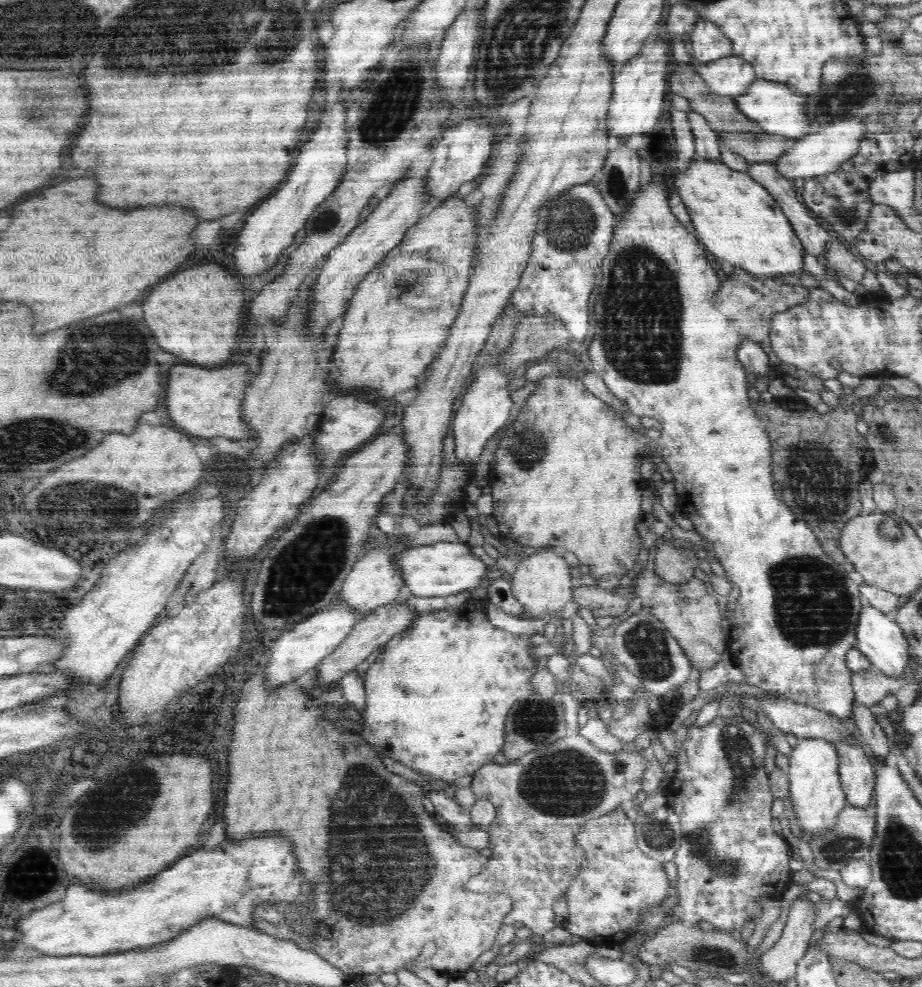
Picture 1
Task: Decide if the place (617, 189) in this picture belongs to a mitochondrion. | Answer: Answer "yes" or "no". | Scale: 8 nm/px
yes

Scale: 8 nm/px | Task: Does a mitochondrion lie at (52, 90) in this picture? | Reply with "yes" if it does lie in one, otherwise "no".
no

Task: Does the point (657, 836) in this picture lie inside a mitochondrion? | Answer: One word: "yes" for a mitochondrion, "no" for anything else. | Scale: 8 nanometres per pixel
yes

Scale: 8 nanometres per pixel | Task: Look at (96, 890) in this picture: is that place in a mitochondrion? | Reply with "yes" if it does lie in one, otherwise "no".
no

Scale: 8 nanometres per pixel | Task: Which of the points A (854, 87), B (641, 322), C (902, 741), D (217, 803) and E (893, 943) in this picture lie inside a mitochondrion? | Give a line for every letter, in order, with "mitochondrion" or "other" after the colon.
A: mitochondrion
B: mitochondrion
C: other
D: other
E: other

